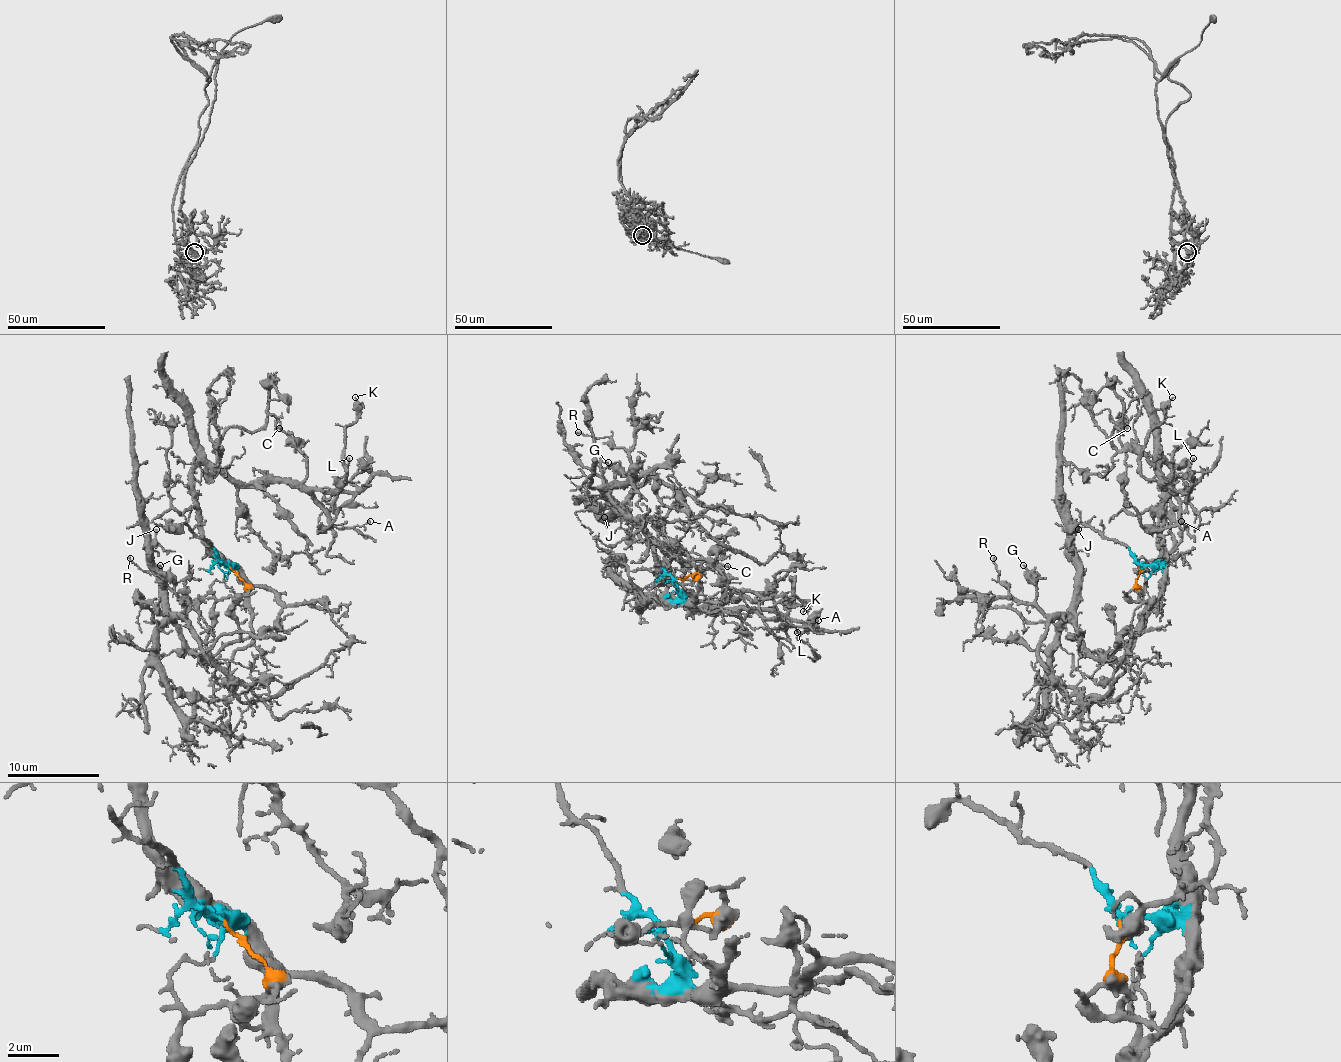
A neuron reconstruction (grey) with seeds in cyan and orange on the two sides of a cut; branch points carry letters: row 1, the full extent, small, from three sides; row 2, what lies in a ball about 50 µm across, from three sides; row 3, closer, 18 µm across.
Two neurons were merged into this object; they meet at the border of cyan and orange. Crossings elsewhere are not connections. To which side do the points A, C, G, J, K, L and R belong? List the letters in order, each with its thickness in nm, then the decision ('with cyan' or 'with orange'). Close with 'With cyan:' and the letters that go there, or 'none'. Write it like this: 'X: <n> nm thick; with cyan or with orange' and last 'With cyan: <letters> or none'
A: 90 nm thick; with cyan
C: 120 nm thick; with cyan
G: 120 nm thick; with orange
J: 120 nm thick; with orange
K: 140 nm thick; with cyan
L: 70 nm thick; with cyan
R: 100 nm thick; with orange
With cyan: A, C, K, L

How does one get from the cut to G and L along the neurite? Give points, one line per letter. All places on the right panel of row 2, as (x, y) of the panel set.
G: (1138, 566), (1145, 621), (1133, 647), (1117, 658), (1094, 658), (1067, 617), (1042, 610), (1023, 564)
L: (1138, 566), (1152, 566), (1159, 557), (1170, 472), (1161, 465), (1172, 491), (1188, 481), (1193, 459)

